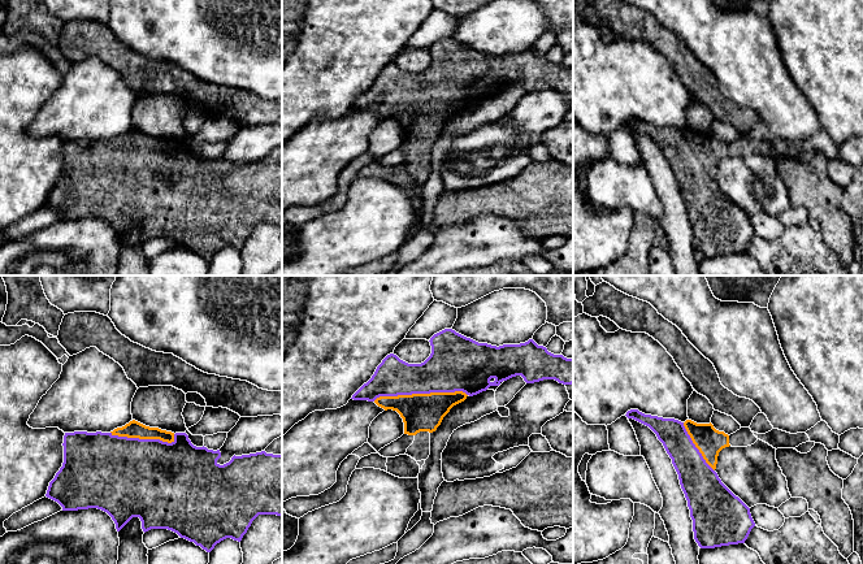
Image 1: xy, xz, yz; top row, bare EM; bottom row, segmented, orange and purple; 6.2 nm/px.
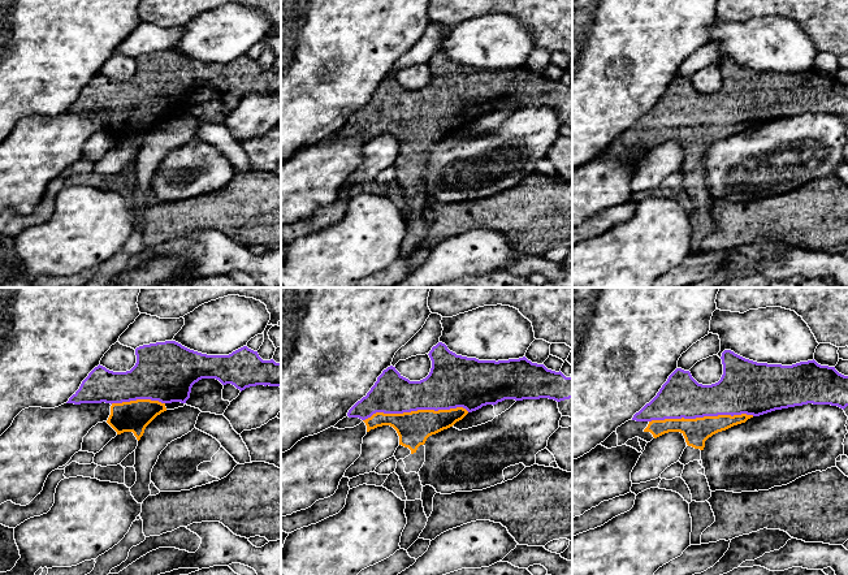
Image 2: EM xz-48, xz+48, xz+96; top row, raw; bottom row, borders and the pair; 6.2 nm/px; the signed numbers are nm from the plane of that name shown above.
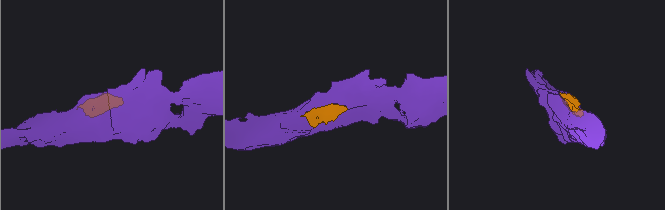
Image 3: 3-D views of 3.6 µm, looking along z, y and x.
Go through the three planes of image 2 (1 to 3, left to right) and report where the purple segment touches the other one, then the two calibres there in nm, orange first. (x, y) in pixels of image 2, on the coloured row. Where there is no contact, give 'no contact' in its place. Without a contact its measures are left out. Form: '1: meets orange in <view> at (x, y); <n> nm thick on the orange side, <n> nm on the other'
1: meets orange in xz-48 at (137, 400); 190 nm thick on the orange side, 360 nm on the other
2: meets orange in xz+48 at (415, 411); 200 nm thick on the orange side, 280 nm on the other
3: meets orange in xz+96 at (701, 418); 160 nm thick on the orange side, 260 nm on the other

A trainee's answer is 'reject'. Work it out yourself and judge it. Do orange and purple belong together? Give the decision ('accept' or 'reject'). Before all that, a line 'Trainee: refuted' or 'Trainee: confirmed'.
Trainee: refuted
accept

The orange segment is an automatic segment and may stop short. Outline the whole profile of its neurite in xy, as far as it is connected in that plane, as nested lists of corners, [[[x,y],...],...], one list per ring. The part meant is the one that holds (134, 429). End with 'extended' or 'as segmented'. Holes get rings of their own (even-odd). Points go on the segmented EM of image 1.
[[[135,420],[130,421],[122,428],[117,428],[110,433],[87,433],[87,431],[74,431],[65,433],[64,435],[64,463],[60,470],[56,473],[55,478],[49,482],[45,496],[57,502],[62,511],[78,511],[97,508],[107,512],[116,524],[117,532],[120,532],[133,517],[139,517],[142,521],[143,532],[151,529],[168,529],[177,533],[181,538],[194,542],[200,546],[207,552],[211,552],[217,543],[226,538],[240,542],[243,535],[247,533],[252,521],[259,515],[277,515],[282,516],[282,435],[274,439],[264,451],[233,456],[231,460],[224,465],[220,465],[217,460],[221,457],[220,450],[213,451],[207,447],[196,447],[188,439],[186,433],[172,433],[161,430],[159,428],[146,426]]] | extended

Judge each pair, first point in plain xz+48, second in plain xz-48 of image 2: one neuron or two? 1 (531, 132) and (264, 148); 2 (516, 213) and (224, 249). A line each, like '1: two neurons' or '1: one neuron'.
1: two neurons
2: two neurons

